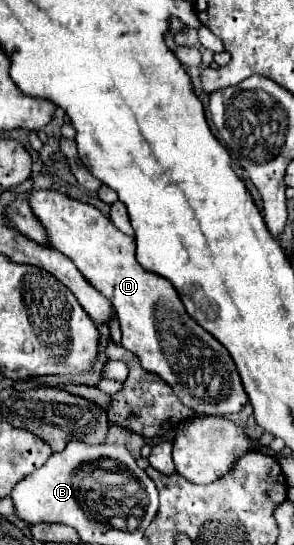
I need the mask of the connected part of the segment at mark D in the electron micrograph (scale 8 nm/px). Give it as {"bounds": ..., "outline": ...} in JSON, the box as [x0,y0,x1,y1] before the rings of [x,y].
{"bounds":[28,190,248,416],"outline":[[[32,190],[28,196],[28,204],[34,210],[34,216],[38,218],[40,226],[46,230],[50,246],[62,252],[64,256],[68,256],[76,264],[76,268],[84,274],[84,278],[100,294],[112,300],[122,328],[122,346],[130,350],[134,356],[138,356],[146,370],[166,380],[174,388],[176,396],[182,400],[184,406],[192,408],[196,414],[212,414],[212,416],[236,414],[244,408],[248,396],[244,392],[236,364],[230,358],[228,350],[212,334],[202,330],[202,326],[198,326],[190,318],[190,314],[186,314],[186,308],[182,306],[182,300],[178,298],[178,292],[174,290],[172,282],[166,282],[166,278],[158,274],[150,274],[148,270],[142,270],[142,266],[134,256],[136,242],[132,236],[122,234],[98,208],[82,204],[58,190]]]}

